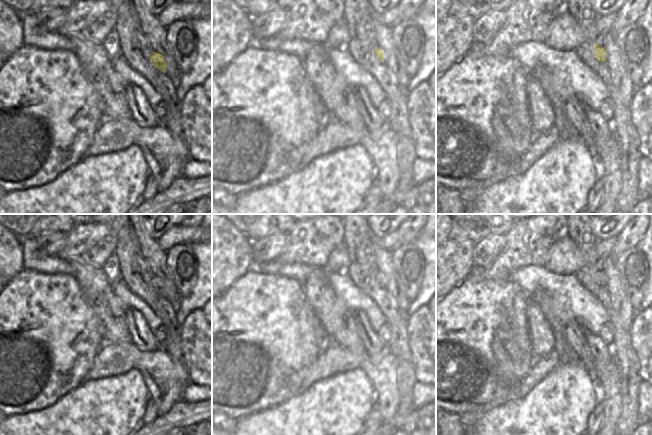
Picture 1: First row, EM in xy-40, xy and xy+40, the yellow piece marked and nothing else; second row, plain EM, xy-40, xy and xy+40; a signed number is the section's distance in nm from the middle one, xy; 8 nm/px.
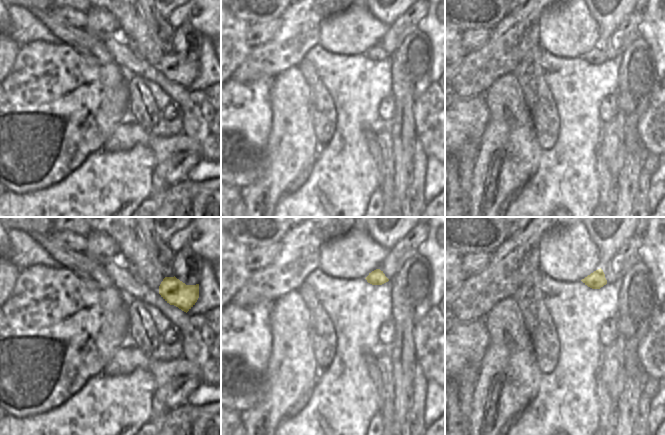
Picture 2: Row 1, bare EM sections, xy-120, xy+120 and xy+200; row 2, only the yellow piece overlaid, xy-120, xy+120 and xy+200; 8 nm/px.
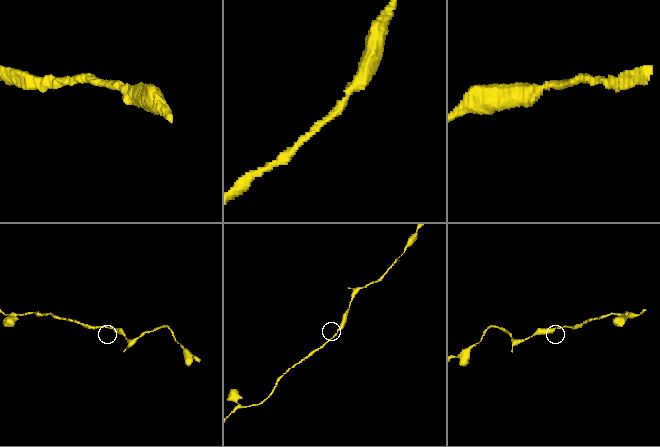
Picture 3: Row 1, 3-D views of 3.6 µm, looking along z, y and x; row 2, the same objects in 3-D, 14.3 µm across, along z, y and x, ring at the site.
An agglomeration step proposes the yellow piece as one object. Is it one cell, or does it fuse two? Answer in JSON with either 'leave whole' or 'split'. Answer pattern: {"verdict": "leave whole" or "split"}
{"verdict": "leave whole"}

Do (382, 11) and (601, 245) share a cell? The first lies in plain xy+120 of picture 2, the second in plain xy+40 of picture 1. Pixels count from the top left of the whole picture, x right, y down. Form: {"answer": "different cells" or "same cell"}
{"answer": "different cells"}

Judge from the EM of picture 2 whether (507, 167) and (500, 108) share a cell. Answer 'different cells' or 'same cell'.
same cell

